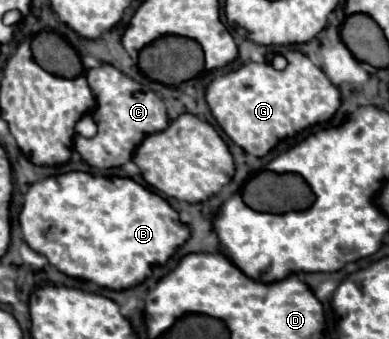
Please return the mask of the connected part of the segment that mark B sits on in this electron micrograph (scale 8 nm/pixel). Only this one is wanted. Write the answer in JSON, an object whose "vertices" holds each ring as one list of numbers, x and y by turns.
{"vertices":[[70,171,34,183,24,195,20,227,26,243,36,253,42,253,58,271,68,277,92,281,106,289,136,287,152,275,154,267,164,265,190,237,190,229,178,219,178,211,148,187,128,177,94,177,80,171]]}

